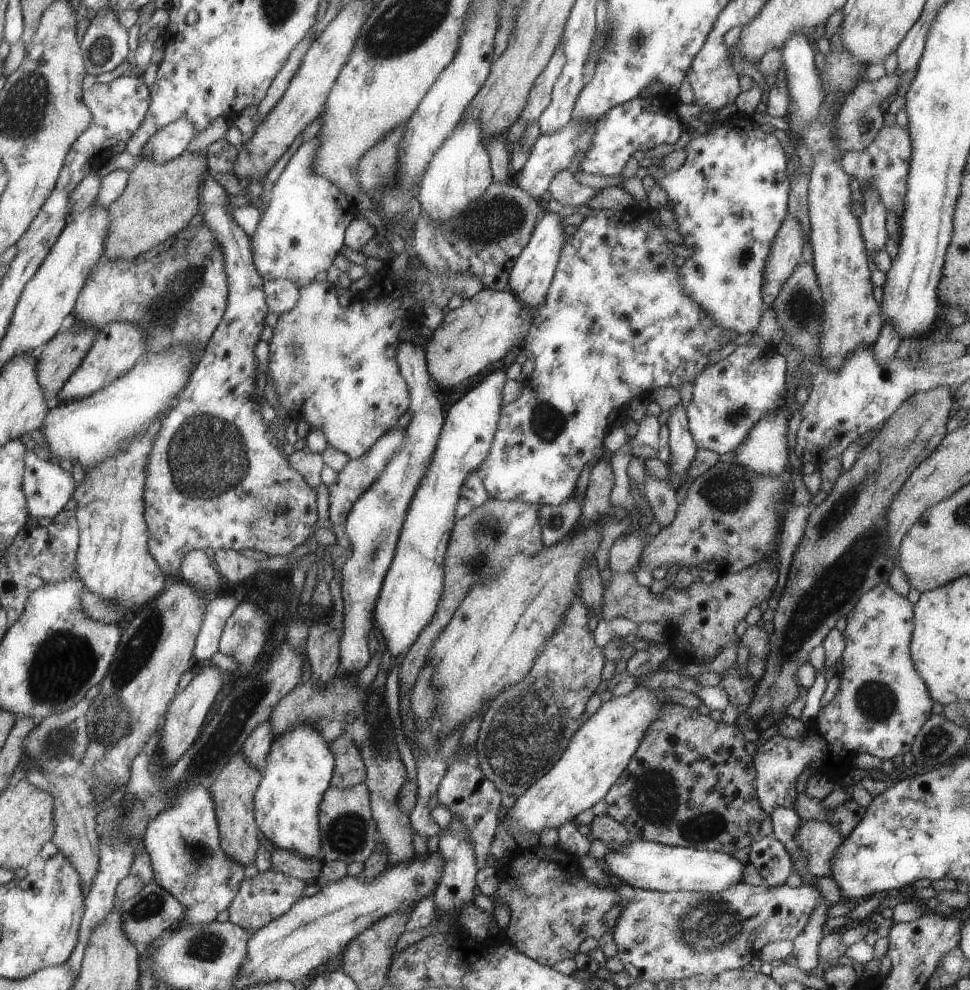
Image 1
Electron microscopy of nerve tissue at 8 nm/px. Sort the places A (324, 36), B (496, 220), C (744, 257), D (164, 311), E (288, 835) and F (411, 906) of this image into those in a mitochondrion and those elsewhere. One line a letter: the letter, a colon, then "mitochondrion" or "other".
A: other
B: mitochondrion
C: mitochondrion
D: mitochondrion
E: other
F: other

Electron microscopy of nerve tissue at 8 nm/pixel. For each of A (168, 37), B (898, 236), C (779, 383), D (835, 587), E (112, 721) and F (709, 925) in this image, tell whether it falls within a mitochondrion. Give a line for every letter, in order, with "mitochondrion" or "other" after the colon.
A: other
B: other
C: other
D: mitochondrion
E: mitochondrion
F: mitochondrion

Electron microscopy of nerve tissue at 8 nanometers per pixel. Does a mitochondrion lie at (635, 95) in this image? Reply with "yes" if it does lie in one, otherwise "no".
no

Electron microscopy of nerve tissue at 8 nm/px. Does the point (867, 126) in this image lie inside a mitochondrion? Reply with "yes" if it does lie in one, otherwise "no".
no

